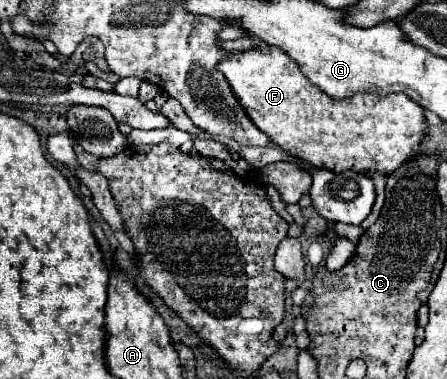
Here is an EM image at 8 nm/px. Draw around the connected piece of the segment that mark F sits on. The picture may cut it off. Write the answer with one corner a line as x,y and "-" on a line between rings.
260,44
246,52
234,52
232,56
218,62
216,70
224,74
230,88
234,88
234,94
242,108
246,110
248,118
282,150
288,154
310,162
314,168
326,168
334,172
342,170
378,170
384,174
390,174
400,164
404,164
414,152
414,146
420,146
420,140
424,136
424,114
422,108
406,98
406,94
386,94
386,98
378,98
378,94
354,94
354,98
330,98
326,92
322,92
318,86
314,86
310,80
302,78
302,72
298,64
276,46

